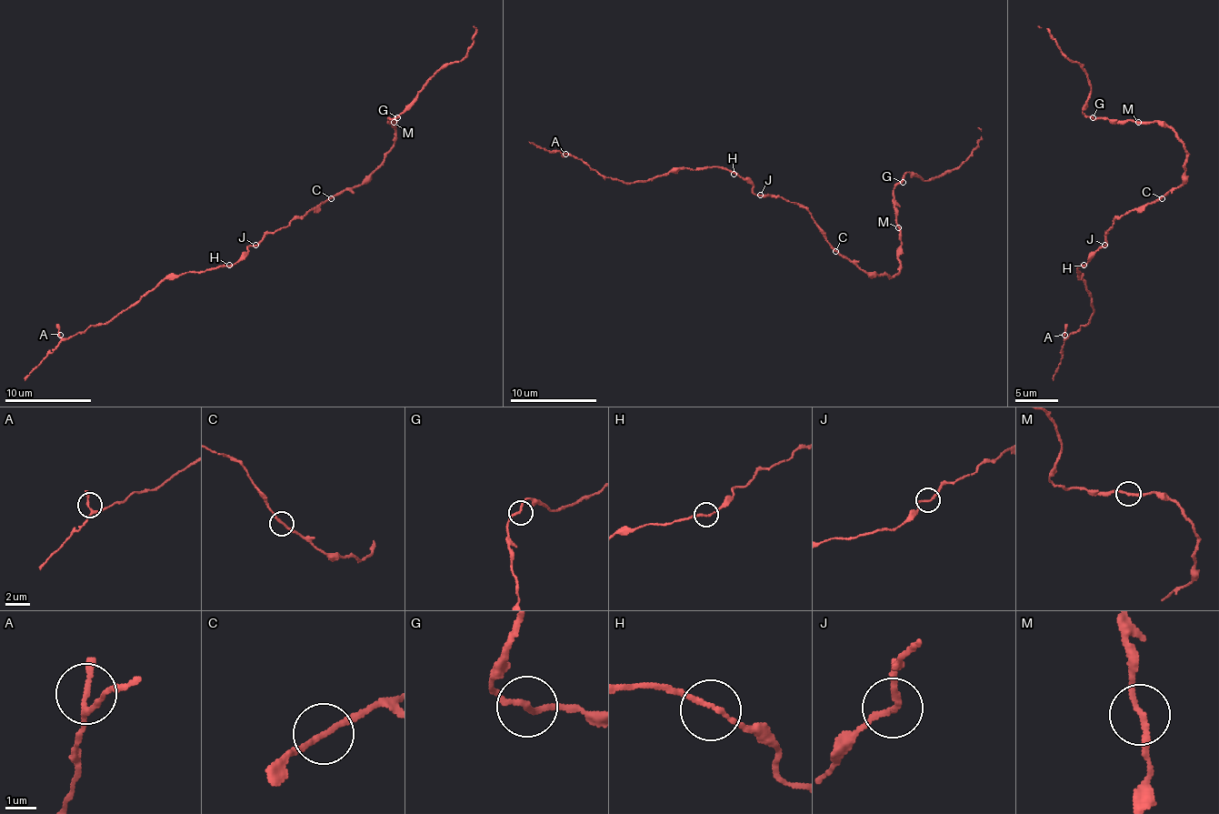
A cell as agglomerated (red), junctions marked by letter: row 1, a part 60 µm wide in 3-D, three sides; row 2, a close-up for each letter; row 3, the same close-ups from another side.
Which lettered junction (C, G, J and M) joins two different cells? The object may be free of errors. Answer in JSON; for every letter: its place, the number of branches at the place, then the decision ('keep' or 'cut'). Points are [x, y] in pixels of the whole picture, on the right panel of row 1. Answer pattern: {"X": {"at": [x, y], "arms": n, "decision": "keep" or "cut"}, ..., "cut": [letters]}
{"C": {"at": [1162, 198], "arms": 2, "decision": "keep"}, "G": {"at": [1093, 117], "arms": 2, "decision": "keep"}, "J": {"at": [1104, 245], "arms": 2, "decision": "keep"}, "M": {"at": [1138, 122], "arms": 2, "decision": "keep"}, "cut": []}

